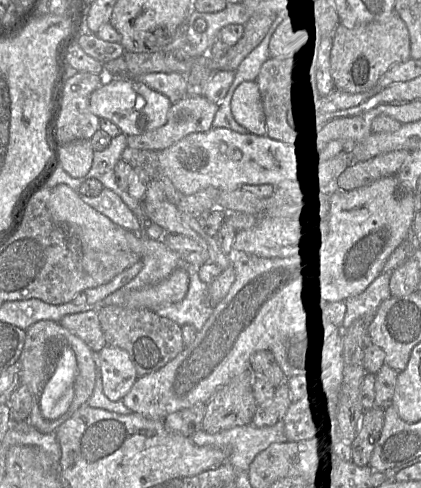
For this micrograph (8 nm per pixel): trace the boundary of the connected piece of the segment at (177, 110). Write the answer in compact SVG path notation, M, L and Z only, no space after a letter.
M185 95L171 105L163 126L143 134L127 136L127 146L140 150L166 149L191 133L211 129L218 108L217 103L203 96Z

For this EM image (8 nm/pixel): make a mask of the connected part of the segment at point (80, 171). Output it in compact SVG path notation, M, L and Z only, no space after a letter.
M76 140L60 148L60 165L72 177L85 177L93 163L94 150L89 140Z

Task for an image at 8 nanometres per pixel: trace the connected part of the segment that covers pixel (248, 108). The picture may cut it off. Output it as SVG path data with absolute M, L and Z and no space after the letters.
M256 81L239 84L231 99L231 112L234 119L249 133L266 135L265 115Z

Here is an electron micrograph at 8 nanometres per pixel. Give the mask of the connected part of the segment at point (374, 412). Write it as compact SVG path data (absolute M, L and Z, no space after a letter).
M374 407L365 411L360 432L352 444L353 463L358 467L369 466L373 451L380 439L385 420L385 409Z

